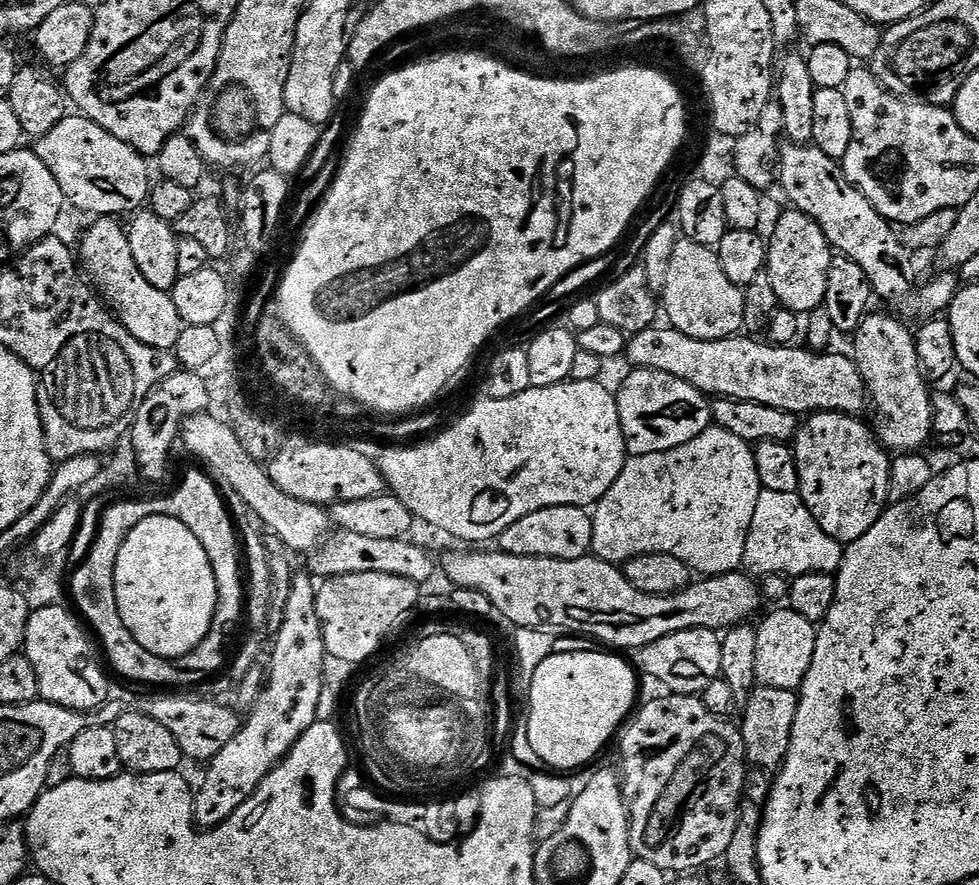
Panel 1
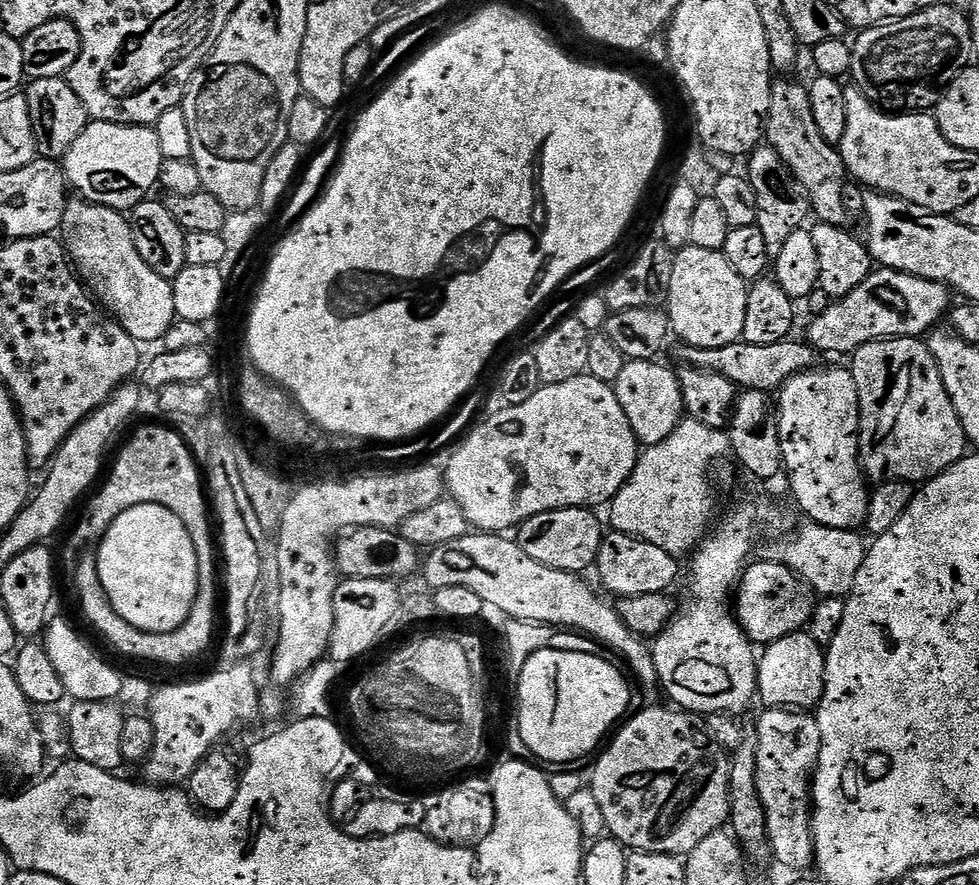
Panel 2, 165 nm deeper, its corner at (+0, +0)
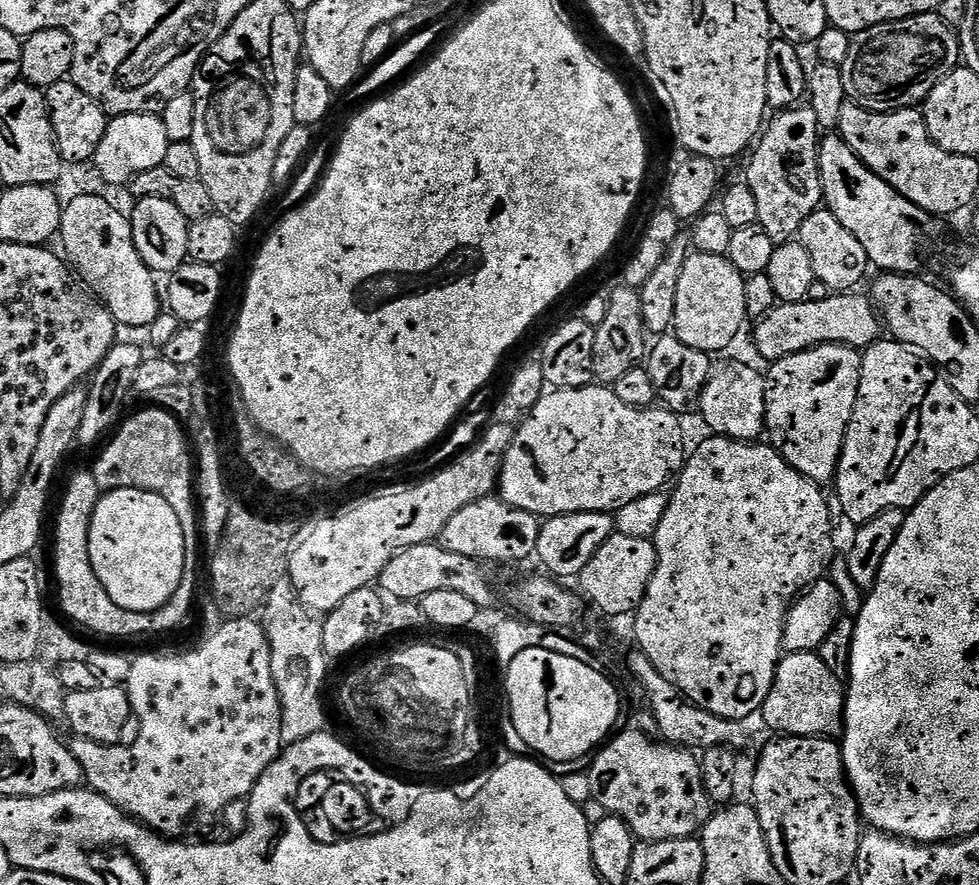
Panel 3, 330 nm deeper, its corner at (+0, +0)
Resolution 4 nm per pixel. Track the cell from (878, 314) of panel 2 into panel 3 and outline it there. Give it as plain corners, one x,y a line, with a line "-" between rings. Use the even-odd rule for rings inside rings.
832,294
825,301
777,303
755,321
757,354
767,362
775,362
820,344
848,344
857,350
869,348
881,339
882,317
867,295
856,295
860,294

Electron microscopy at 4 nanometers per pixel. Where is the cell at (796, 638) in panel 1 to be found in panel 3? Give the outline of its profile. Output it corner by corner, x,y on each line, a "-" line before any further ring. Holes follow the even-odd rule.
790,652
776,666
774,686
766,698
762,709
764,724
772,734
780,736
827,736
836,738
844,730
844,698
845,685
834,674
830,674
830,666
822,662
816,652

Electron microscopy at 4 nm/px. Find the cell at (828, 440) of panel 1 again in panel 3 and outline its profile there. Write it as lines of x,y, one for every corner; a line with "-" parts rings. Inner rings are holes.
820,344
816,348
802,350
775,361
769,367
772,369
767,369
766,372
768,389
764,422
767,439
780,453
780,457
794,466
794,470
821,486
831,485
836,479
836,467
842,454
846,430
850,426
850,418
854,414
858,398
860,358
861,353
848,344

